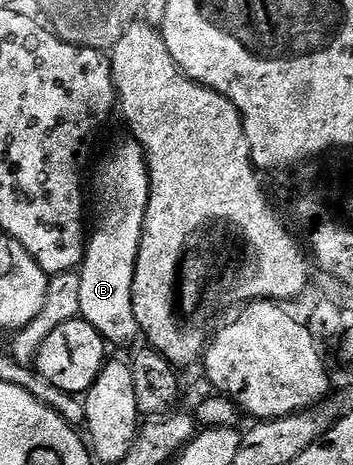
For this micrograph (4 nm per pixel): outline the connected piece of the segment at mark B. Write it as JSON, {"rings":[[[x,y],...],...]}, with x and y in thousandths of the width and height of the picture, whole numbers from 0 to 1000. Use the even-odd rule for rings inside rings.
{"rings":[[[380,303],[320,320],[275,361],[269,422],[286,460],[269,499],[249,510],[215,624],[227,682],[263,697],[295,733],[320,744],[388,731],[397,716],[377,680],[371,615],[425,411],[414,333]]]}

